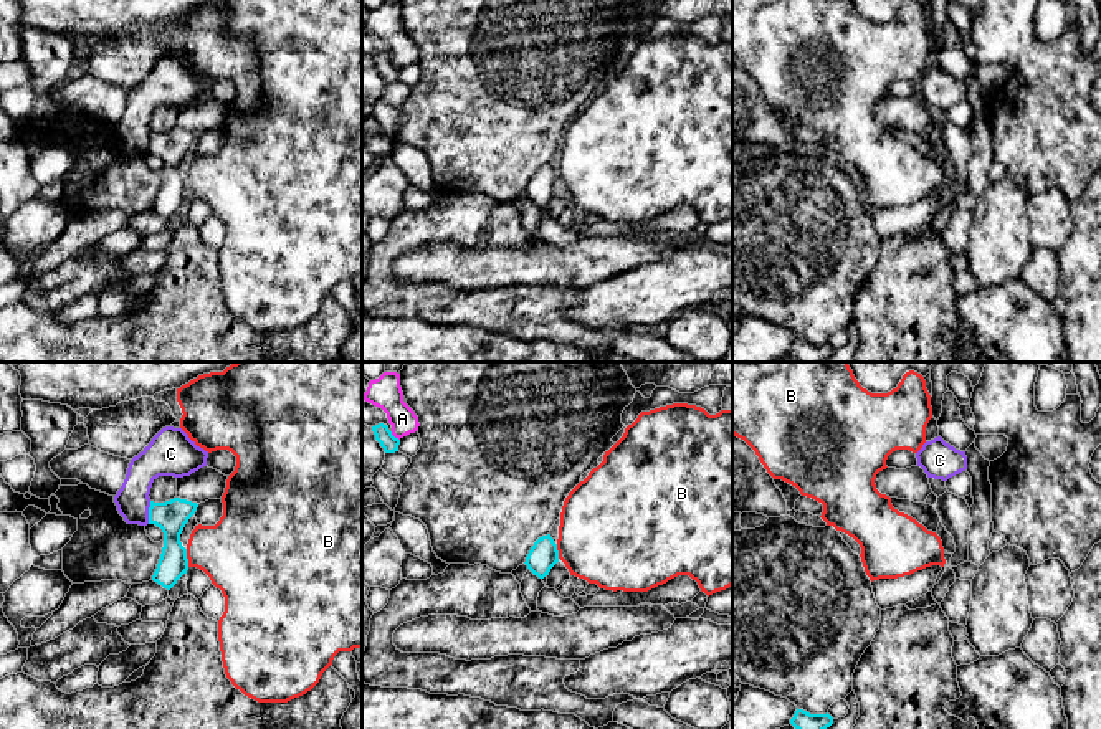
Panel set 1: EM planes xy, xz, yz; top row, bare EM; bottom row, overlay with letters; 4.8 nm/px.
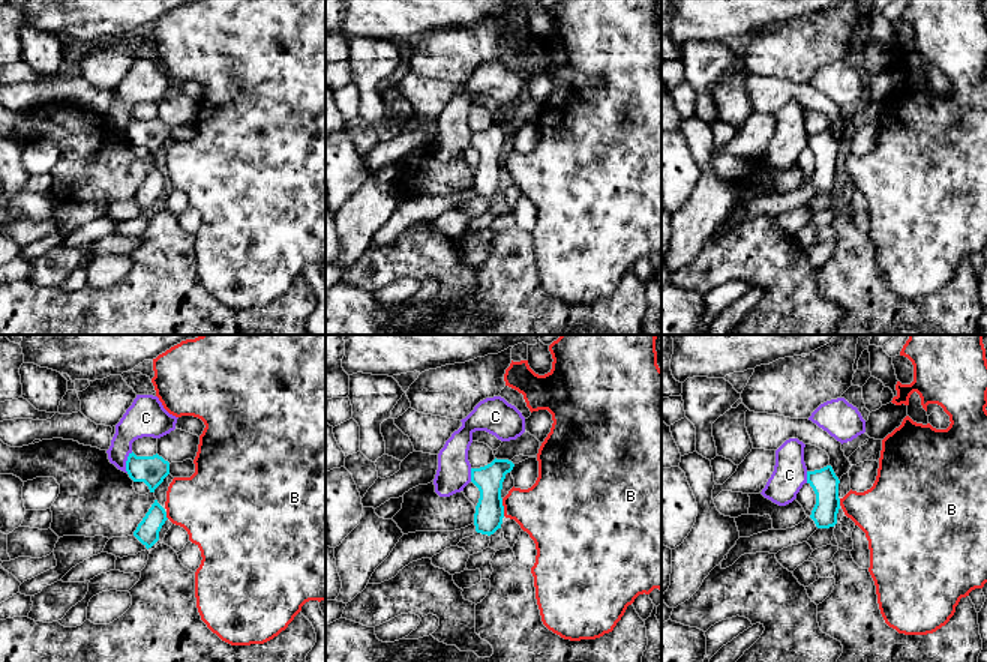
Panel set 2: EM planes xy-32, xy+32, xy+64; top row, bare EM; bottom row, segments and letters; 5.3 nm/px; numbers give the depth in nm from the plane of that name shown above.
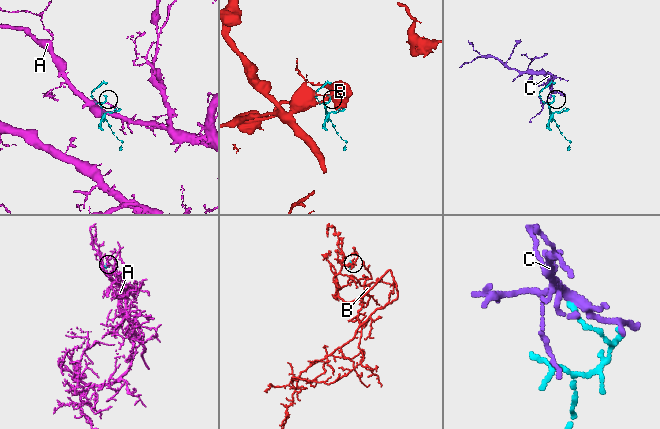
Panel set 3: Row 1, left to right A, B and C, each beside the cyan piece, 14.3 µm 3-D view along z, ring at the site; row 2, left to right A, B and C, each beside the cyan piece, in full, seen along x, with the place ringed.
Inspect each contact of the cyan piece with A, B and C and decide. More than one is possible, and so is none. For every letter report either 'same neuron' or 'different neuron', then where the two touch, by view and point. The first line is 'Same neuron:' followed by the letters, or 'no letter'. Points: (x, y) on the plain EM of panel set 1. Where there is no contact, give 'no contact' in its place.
Same neuron: no letter
A: different neuron | xz (394, 66)
B: different neuron | xy (185, 187)
C: different neuron | xy (149, 142)

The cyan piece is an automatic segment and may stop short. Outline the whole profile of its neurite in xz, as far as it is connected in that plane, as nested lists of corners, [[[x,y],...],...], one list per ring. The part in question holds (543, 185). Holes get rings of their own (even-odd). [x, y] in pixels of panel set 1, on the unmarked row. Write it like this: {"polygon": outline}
{"polygon": [[[547,164],[534,172],[524,193],[534,205],[544,208],[546,205],[549,205],[550,198],[557,192],[559,192],[557,174],[550,167],[550,164]]]}

